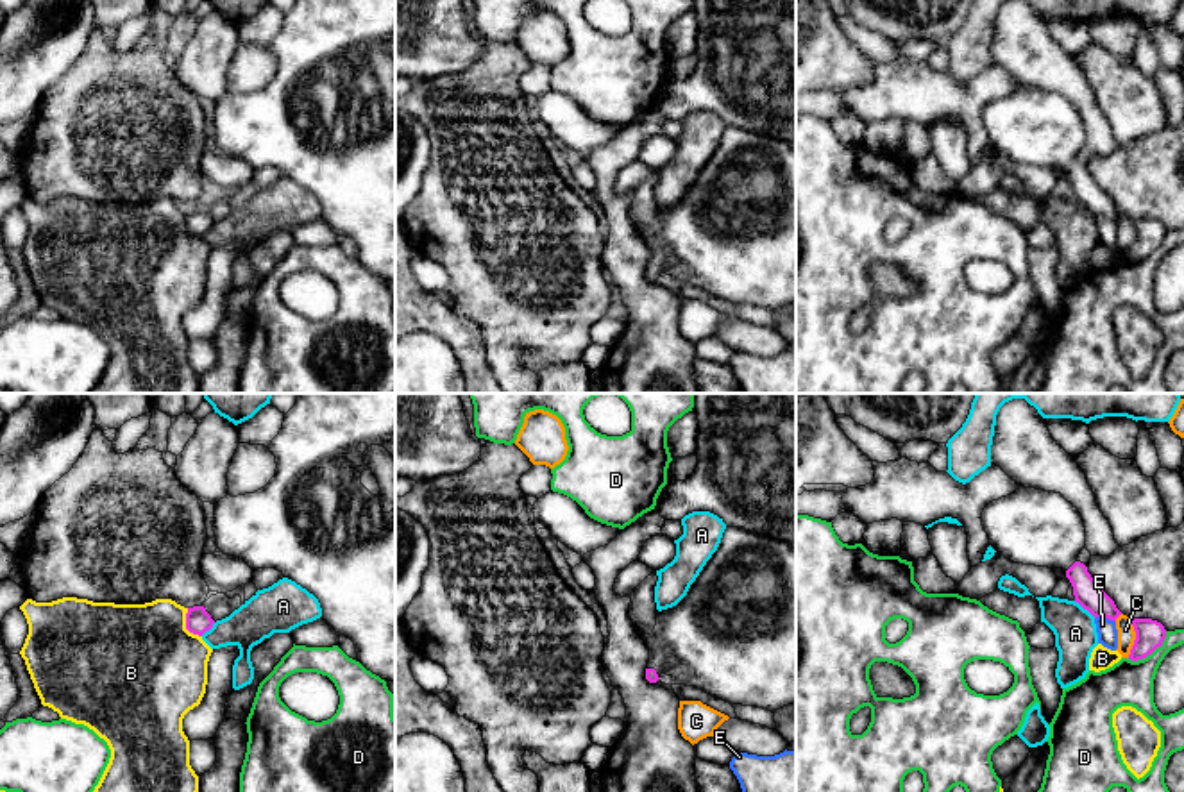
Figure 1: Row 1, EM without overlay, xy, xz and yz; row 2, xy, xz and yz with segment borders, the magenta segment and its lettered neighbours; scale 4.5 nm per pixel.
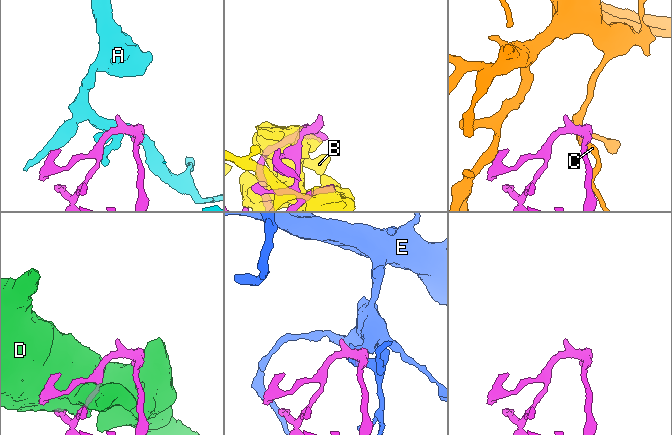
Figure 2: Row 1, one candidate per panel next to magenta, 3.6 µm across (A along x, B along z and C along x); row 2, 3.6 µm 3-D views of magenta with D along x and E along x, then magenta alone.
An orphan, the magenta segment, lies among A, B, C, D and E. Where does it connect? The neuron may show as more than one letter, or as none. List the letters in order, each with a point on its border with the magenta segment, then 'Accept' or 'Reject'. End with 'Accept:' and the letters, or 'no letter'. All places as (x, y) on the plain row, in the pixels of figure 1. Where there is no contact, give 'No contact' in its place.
A: Touches magenta at yz (1084, 208). Reject
B: Touches magenta at xy (186, 226). Reject
C: Touches magenta at yz (1136, 238). Reject
D: Touches magenta at yz (1150, 252). Reject
E: Touches magenta at yz (1106, 217). Reject
Accept: no letter

